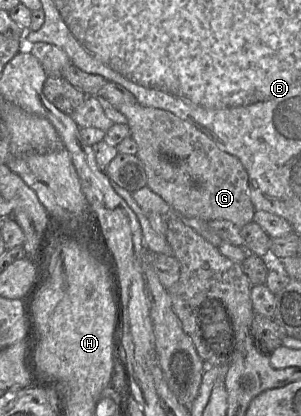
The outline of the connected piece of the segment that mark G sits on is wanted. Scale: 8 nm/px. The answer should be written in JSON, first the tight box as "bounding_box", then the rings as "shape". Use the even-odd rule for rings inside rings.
{"bounding_box":[114,103,254,228],"shape":[[[139,103],[114,106],[128,119],[131,137],[138,146],[147,186],[181,217],[203,221],[228,220],[242,228],[254,219],[249,178],[241,161],[221,150],[204,132],[175,114]]]}

